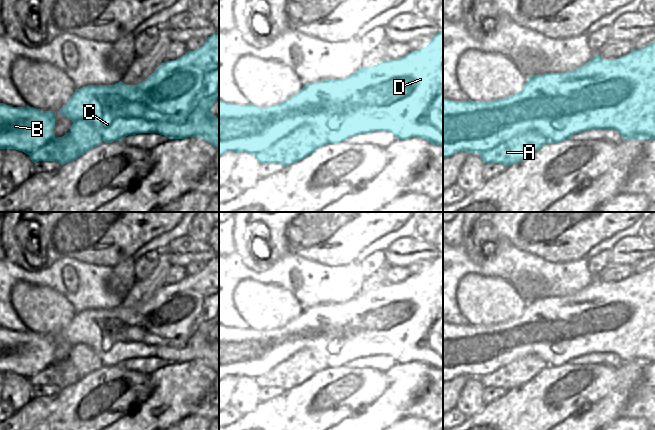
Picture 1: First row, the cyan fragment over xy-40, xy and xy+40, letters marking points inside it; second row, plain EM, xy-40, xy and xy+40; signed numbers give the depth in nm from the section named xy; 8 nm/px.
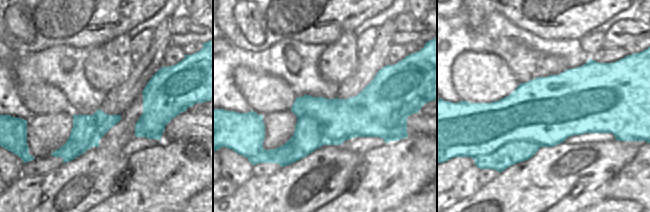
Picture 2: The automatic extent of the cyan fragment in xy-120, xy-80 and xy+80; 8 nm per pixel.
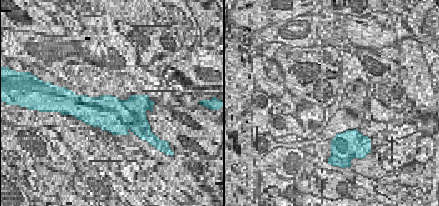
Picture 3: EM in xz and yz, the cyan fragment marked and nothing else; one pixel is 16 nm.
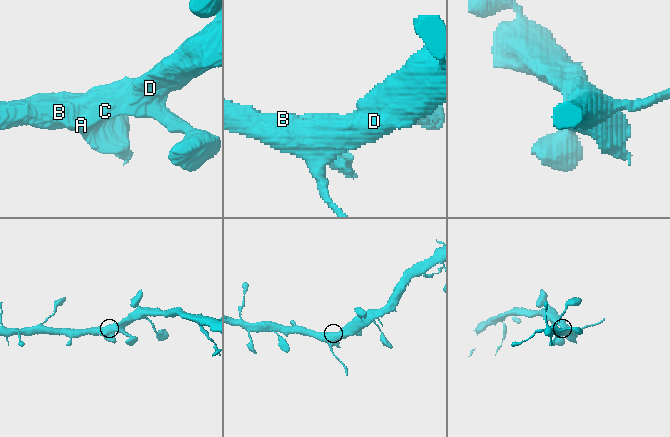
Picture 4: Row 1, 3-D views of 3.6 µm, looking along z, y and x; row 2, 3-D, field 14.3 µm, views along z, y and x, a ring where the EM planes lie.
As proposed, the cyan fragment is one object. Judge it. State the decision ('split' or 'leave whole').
split

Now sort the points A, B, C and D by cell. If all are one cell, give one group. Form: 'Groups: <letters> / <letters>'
Groups: A / B C D

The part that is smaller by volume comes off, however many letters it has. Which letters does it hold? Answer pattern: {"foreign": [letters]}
{"foreign": ["A"]}

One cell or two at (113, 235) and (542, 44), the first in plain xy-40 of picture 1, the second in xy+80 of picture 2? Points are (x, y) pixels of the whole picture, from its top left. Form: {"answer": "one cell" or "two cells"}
{"answer": "two cells"}

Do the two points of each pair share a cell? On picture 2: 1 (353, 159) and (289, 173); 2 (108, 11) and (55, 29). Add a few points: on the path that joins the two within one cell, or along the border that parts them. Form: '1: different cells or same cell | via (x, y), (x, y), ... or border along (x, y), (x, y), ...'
1: same cell | via (337, 159), (319, 155), (305, 169)
2: same cell | via (95, 14), (90, 19), (68, 19)

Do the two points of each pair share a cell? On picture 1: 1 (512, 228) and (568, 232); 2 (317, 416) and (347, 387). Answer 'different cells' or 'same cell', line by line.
1: same cell
2: same cell

